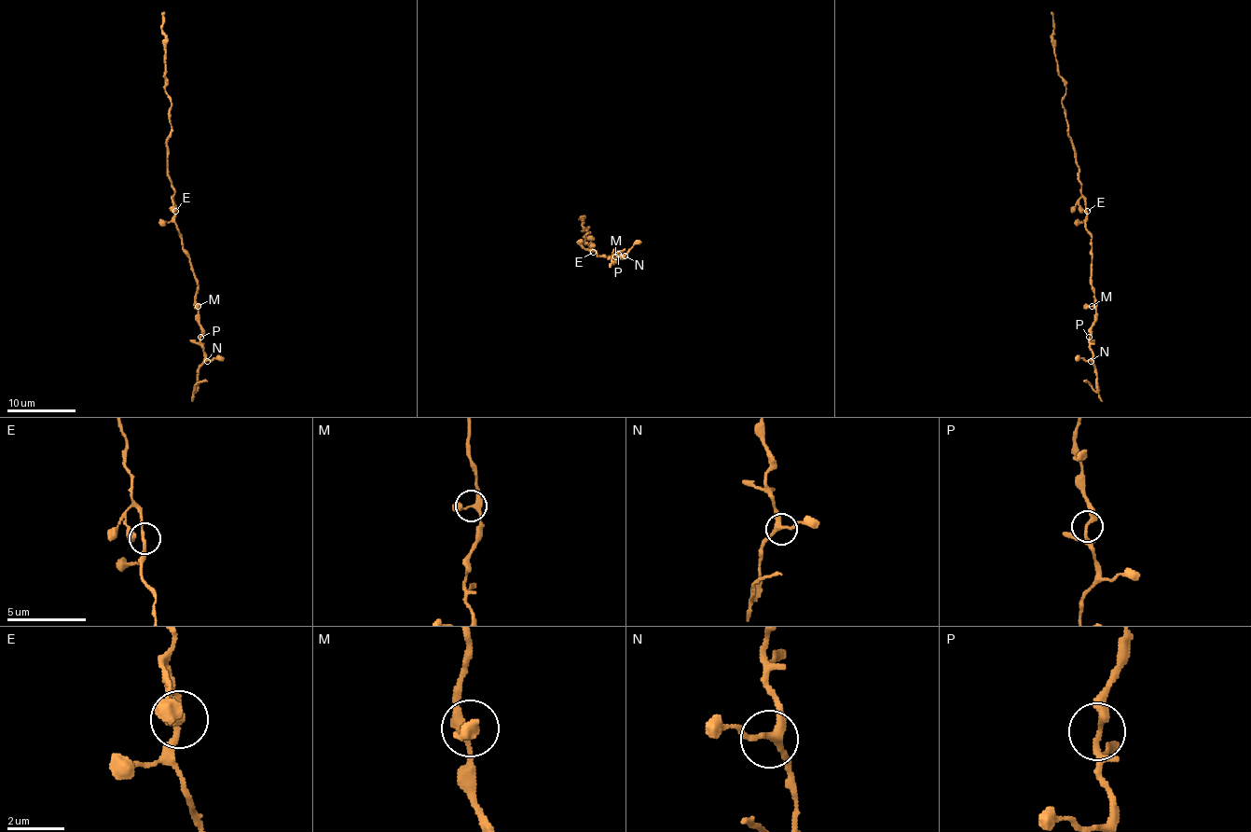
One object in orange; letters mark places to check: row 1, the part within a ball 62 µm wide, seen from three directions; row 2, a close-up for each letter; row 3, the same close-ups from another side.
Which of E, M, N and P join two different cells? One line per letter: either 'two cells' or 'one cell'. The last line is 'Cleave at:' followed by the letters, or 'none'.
E: one cell
M: one cell
N: one cell
P: one cell
Cleave at: none

